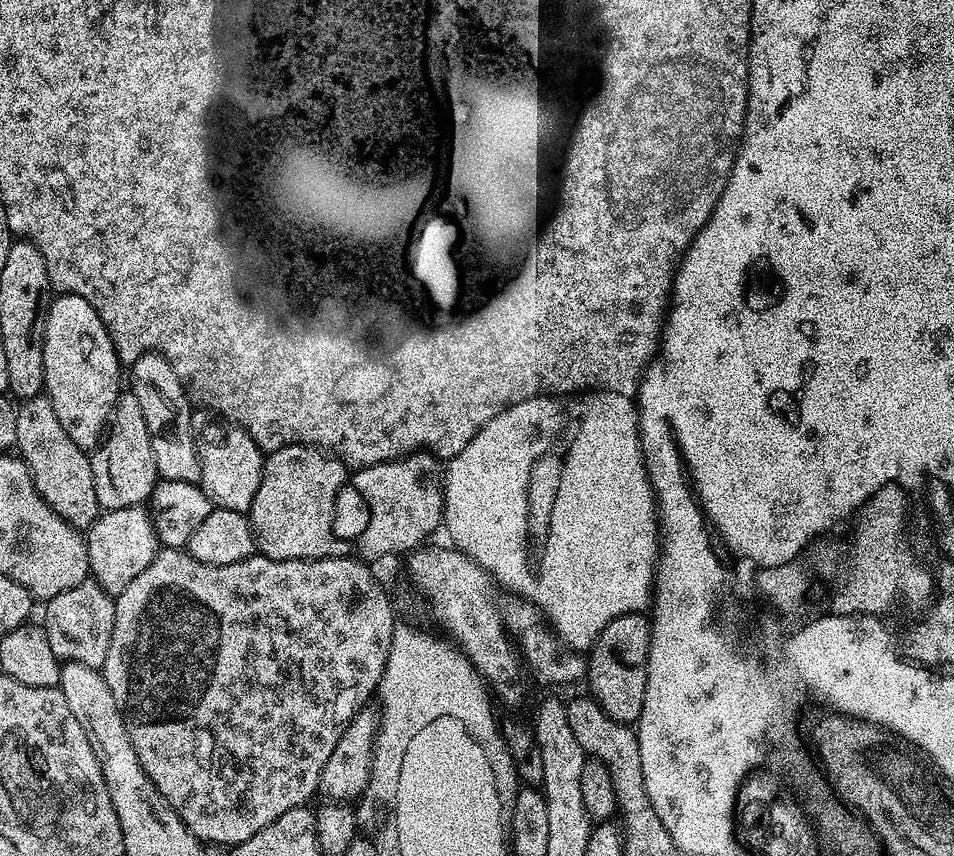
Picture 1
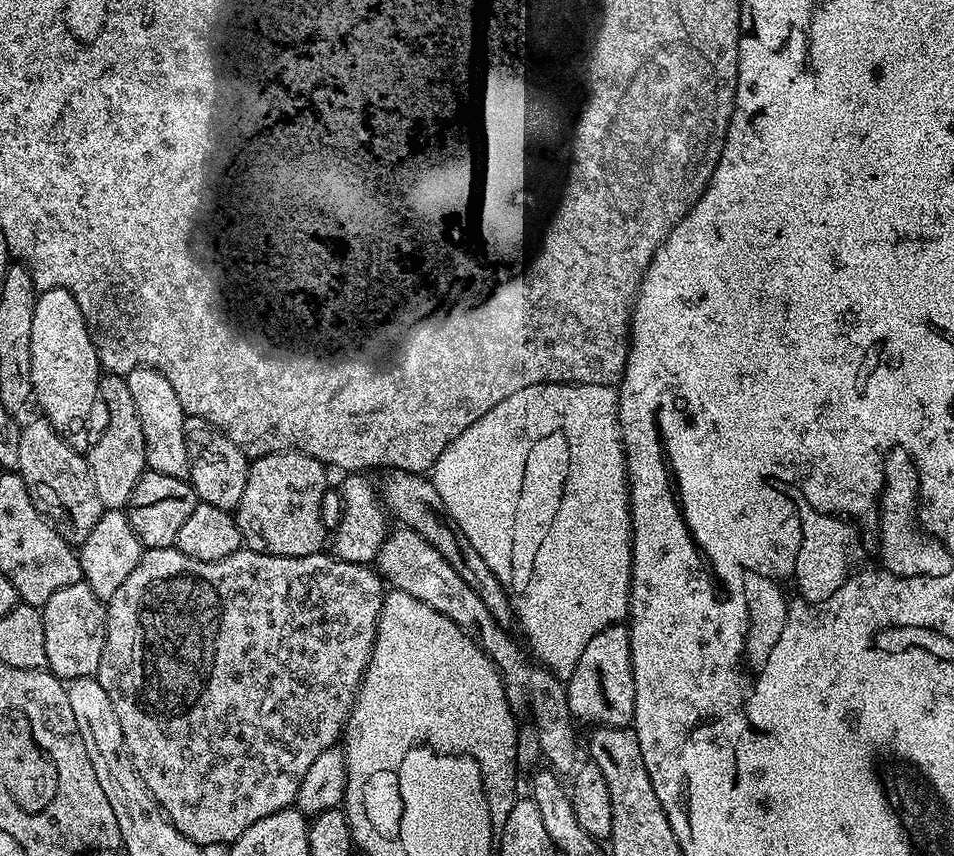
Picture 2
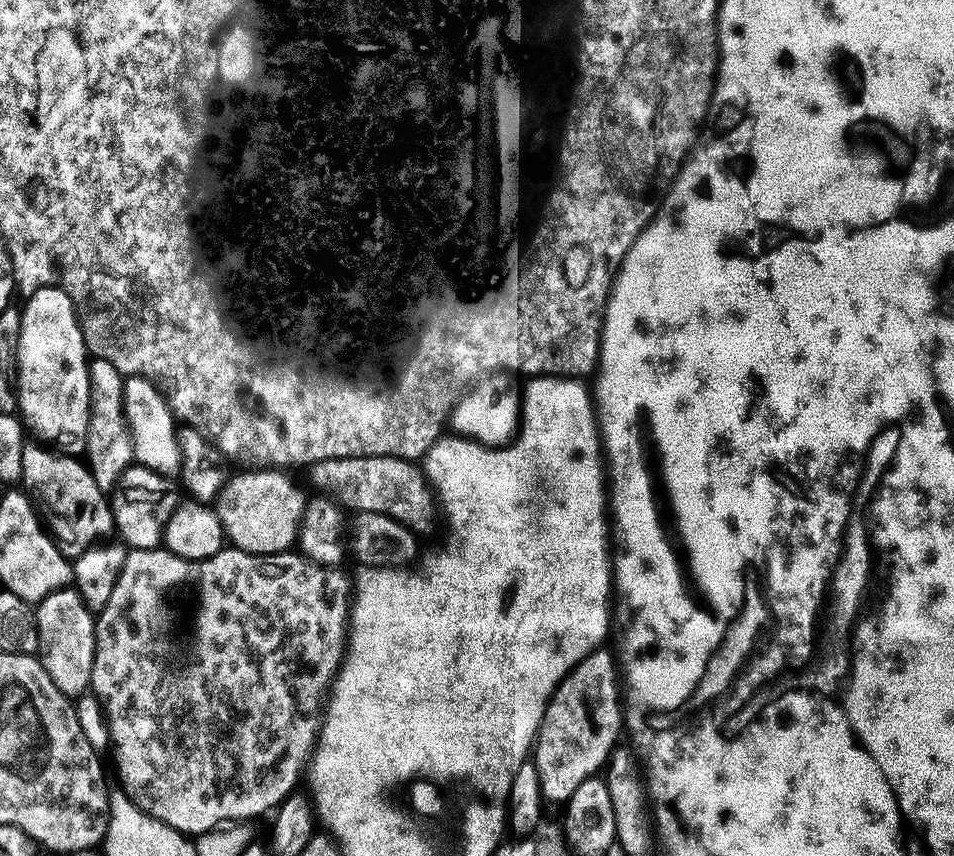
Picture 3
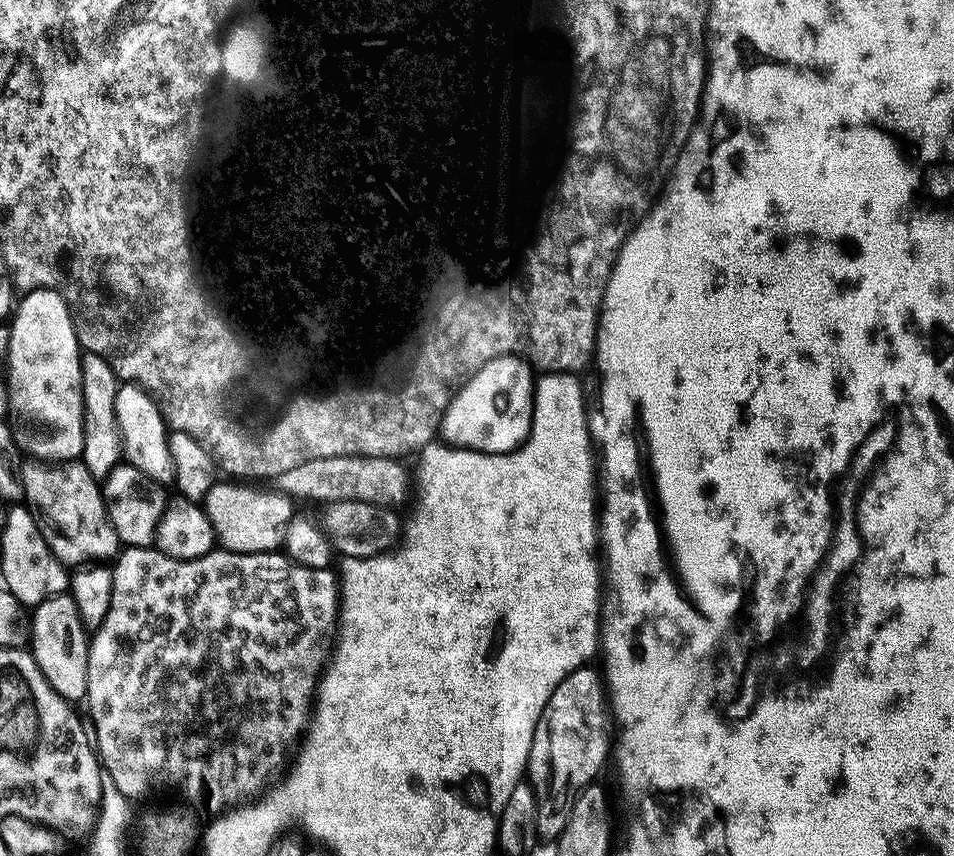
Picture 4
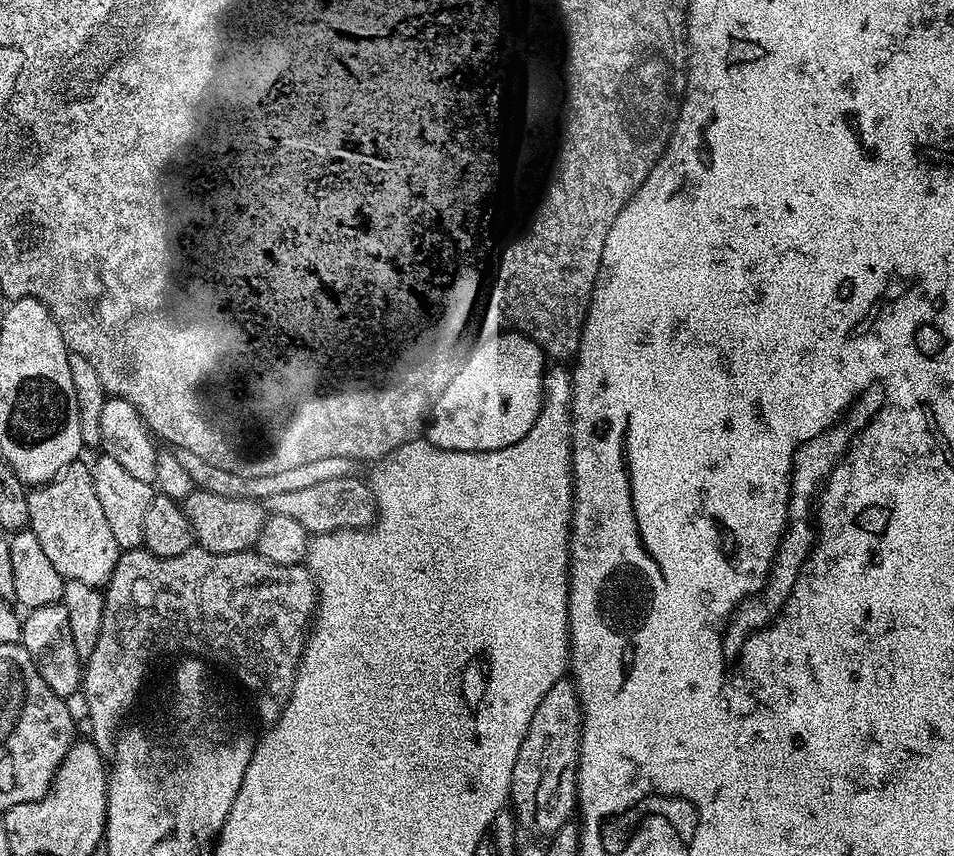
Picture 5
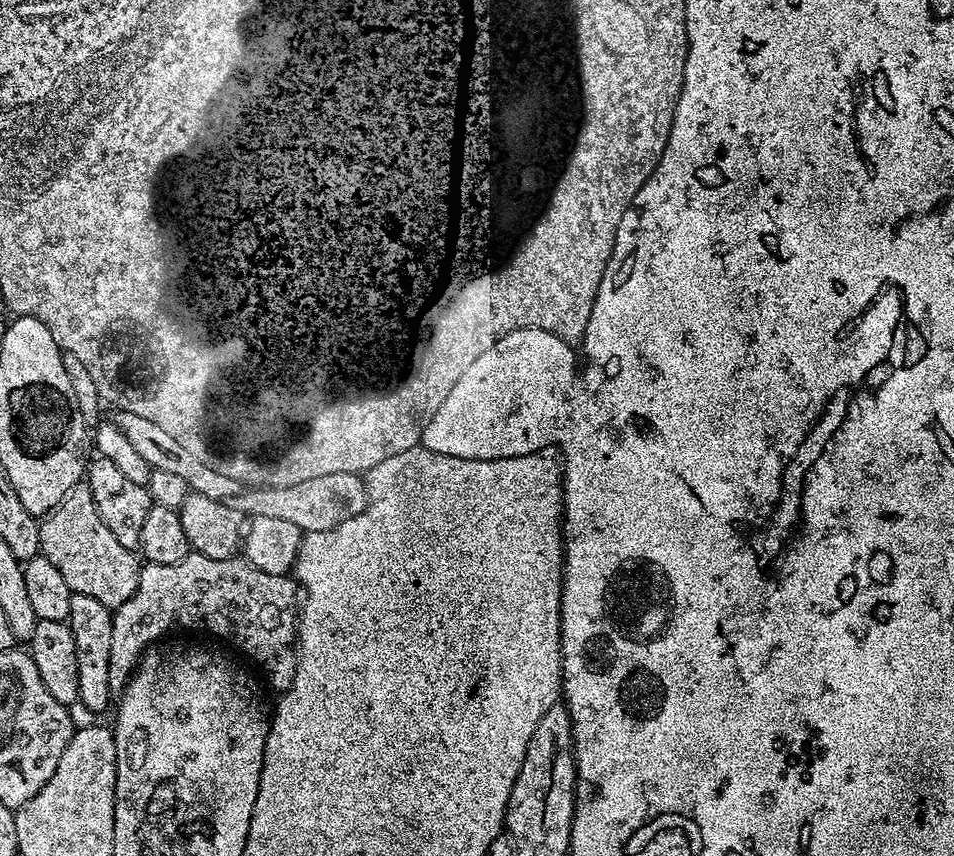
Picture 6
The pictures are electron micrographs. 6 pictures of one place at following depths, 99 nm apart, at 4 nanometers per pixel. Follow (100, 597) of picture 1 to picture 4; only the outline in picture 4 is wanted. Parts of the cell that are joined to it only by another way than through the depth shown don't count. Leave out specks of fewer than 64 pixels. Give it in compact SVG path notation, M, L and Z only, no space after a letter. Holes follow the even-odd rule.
M68 594L51 596L41 604L35 605L30 624L30 651L46 682L50 682L50 686L63 700L83 701L88 695L88 682L82 678L82 661L85 659L90 638L83 627L77 626L80 624L80 615L73 597Z

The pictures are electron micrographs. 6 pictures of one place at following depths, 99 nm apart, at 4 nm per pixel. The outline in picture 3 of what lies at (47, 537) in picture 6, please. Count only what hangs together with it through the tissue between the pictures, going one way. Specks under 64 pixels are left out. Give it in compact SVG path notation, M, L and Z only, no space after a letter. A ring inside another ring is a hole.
M25 443L22 450L20 480L23 491L32 501L45 529L59 544L61 554L69 558L81 556L97 542L113 535L109 497L98 486L98 482L94 482L92 472L83 459L36 444Z

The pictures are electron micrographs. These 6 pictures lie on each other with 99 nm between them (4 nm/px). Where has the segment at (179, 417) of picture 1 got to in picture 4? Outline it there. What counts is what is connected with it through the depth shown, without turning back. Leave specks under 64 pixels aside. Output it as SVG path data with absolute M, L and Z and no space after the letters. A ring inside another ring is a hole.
M121 383L114 398L114 414L117 430L120 432L120 447L122 456L127 463L133 464L146 478L165 486L173 483L174 466L170 462L168 450L169 429L164 417L160 415L155 399L136 384Z

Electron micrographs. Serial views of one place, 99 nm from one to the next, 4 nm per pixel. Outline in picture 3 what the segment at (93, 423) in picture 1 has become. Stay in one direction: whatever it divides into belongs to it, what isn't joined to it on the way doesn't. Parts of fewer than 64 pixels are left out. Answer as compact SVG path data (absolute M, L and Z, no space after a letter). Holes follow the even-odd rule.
M58 286L42 287L23 303L14 385L19 415L29 429L32 427L41 436L41 441L51 442L61 453L79 457L88 433L90 356L84 347L76 311L68 295Z

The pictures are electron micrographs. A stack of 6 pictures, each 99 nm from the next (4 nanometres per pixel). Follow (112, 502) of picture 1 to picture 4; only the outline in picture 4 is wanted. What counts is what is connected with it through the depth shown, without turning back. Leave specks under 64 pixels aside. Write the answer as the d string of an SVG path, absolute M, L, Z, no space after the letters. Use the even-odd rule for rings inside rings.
M84 352L80 357L80 374L82 376L82 398L84 399L84 445L79 459L90 470L95 480L103 481L122 460L120 432L117 430L114 414L114 398L118 381L112 367L98 354Z

